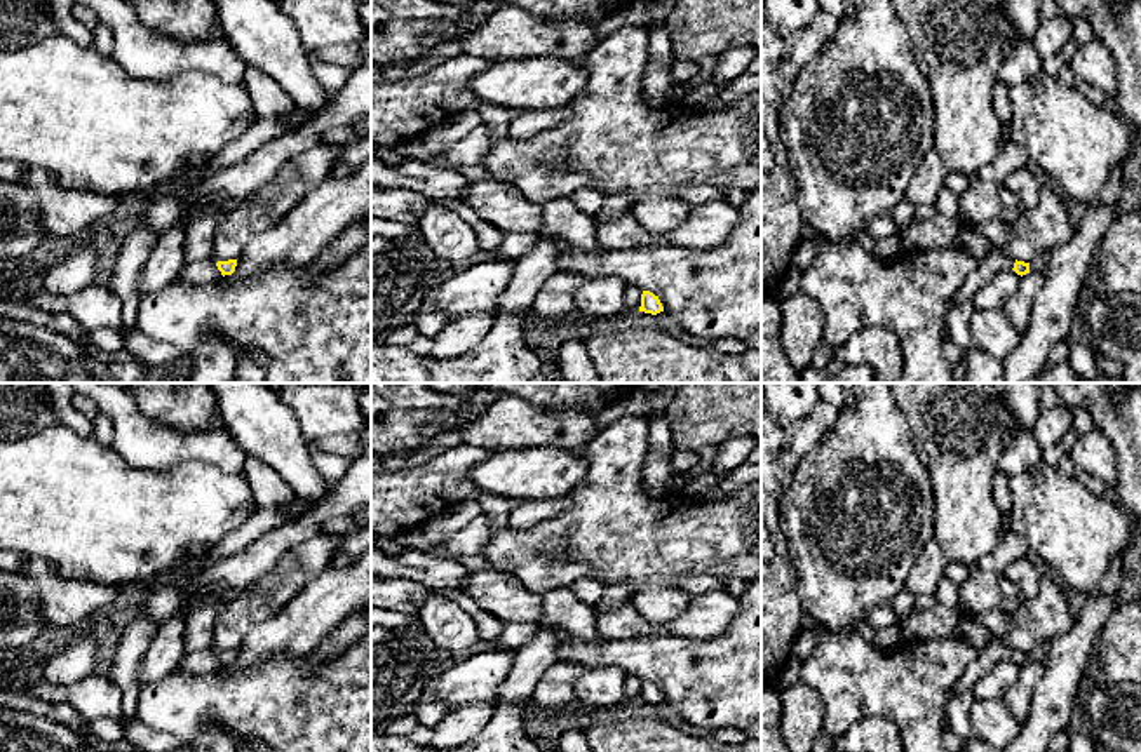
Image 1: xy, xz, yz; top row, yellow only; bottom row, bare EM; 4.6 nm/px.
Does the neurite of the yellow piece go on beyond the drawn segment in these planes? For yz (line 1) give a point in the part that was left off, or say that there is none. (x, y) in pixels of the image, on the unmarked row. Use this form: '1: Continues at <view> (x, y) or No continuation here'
1: Continues at yz (992, 650)

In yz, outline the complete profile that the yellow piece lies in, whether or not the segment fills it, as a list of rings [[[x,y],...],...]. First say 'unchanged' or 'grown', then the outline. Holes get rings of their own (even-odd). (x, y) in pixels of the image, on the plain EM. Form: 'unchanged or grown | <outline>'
grown | [[[962,620],[953,635],[974,644],[979,649],[979,656],[951,688],[949,698],[960,693],[972,693],[977,681],[996,663],[1007,660],[1014,660],[1021,667],[1030,663],[1030,653],[1005,646],[1000,639],[993,637],[986,627],[974,620]]]

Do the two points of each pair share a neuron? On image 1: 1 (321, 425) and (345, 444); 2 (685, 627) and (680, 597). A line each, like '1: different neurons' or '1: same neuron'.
1: different neurons
2: different neurons

